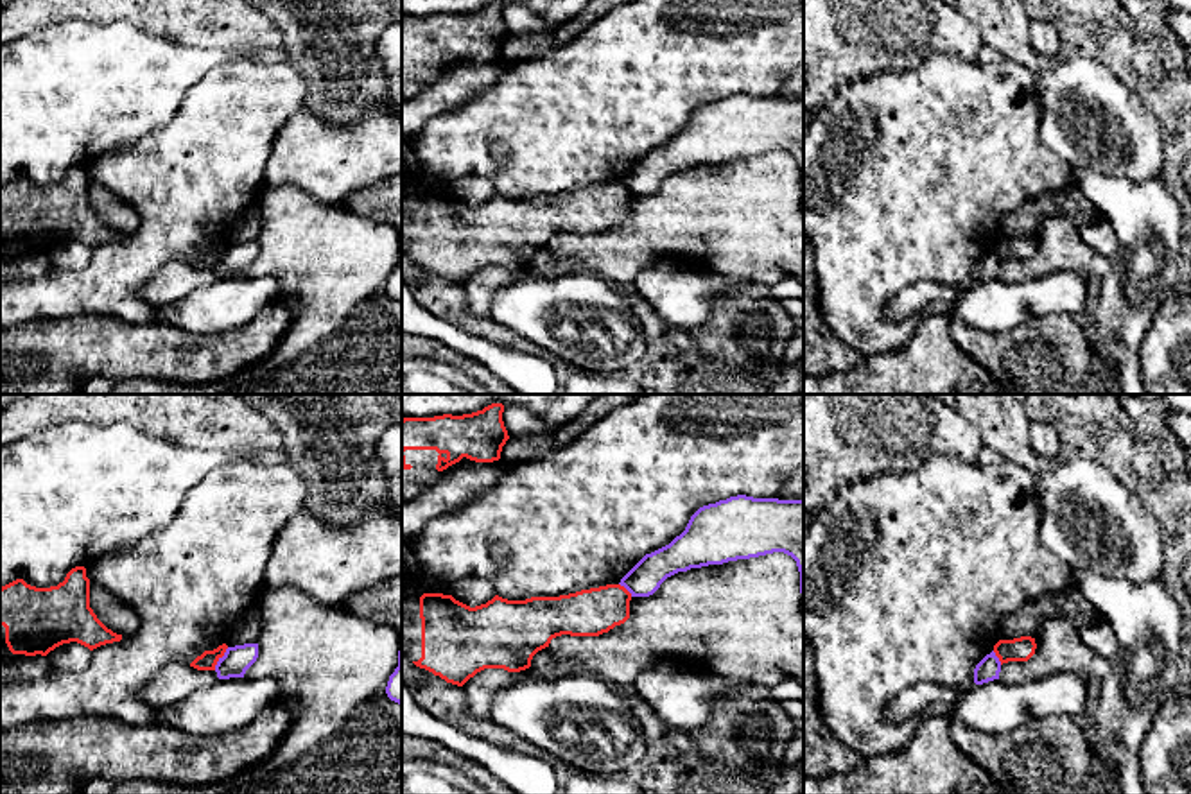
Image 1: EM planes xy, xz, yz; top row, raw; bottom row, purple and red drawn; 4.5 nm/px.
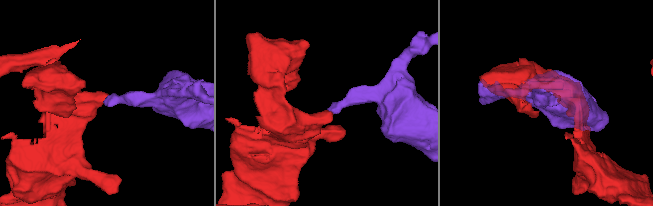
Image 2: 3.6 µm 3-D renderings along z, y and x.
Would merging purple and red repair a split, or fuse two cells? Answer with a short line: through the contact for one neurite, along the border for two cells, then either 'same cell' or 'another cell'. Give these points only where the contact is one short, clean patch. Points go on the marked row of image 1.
xy (228, 647), (214, 669) | another cell

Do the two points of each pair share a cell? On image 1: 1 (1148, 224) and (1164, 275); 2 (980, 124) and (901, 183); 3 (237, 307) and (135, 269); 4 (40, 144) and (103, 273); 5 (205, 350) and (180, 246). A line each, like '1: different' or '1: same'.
1: same
2: same
3: different
4: different
5: different

